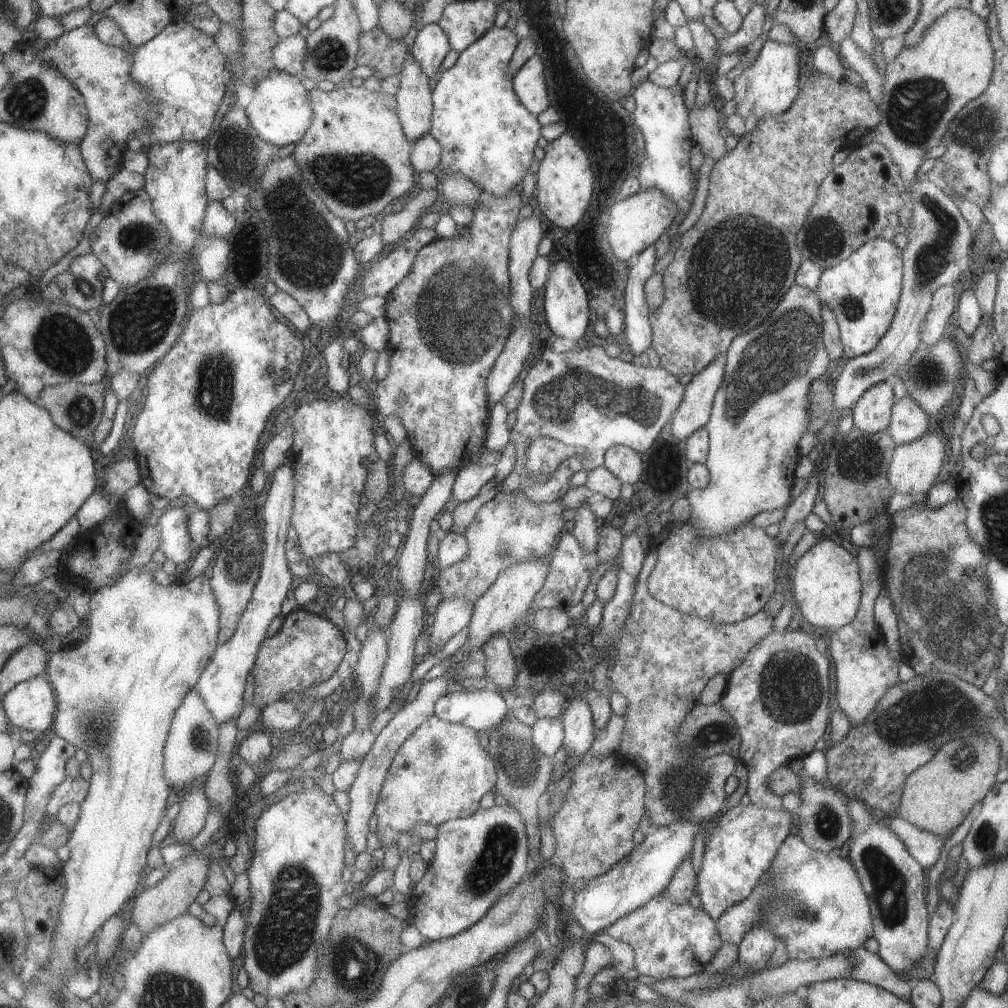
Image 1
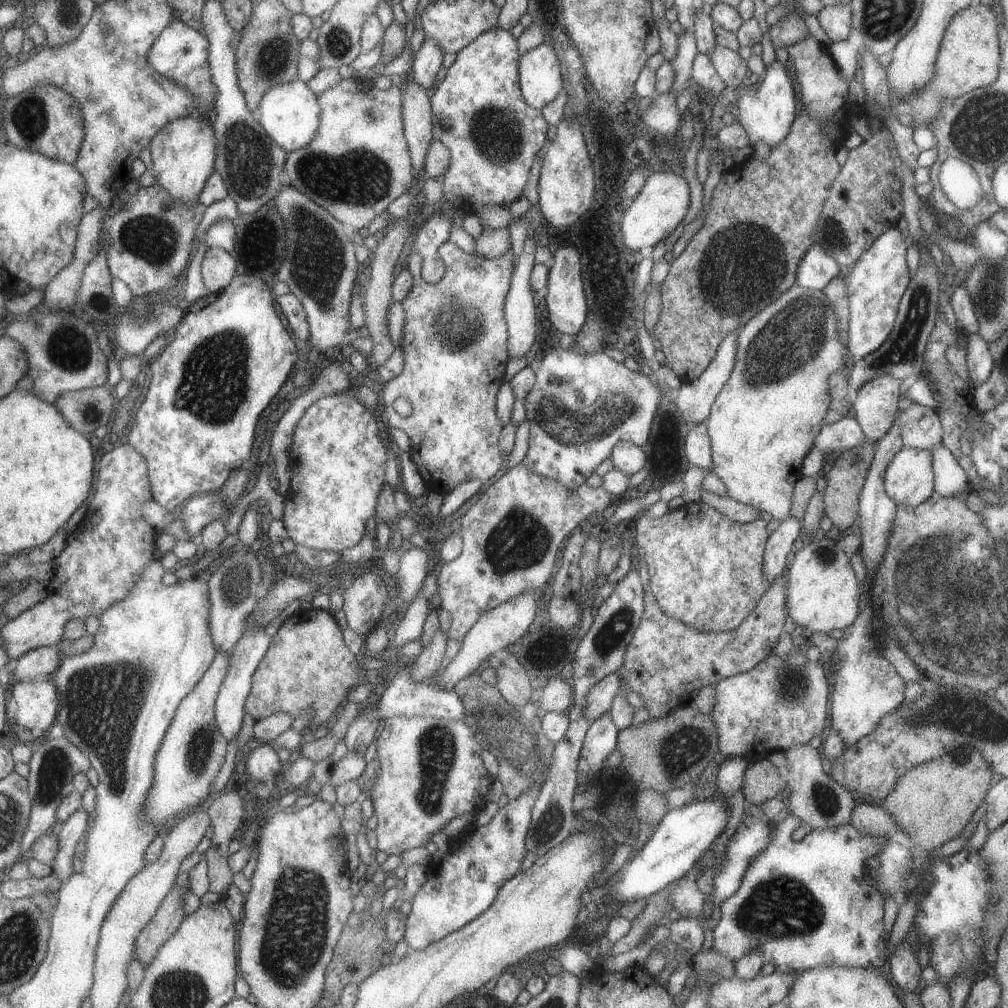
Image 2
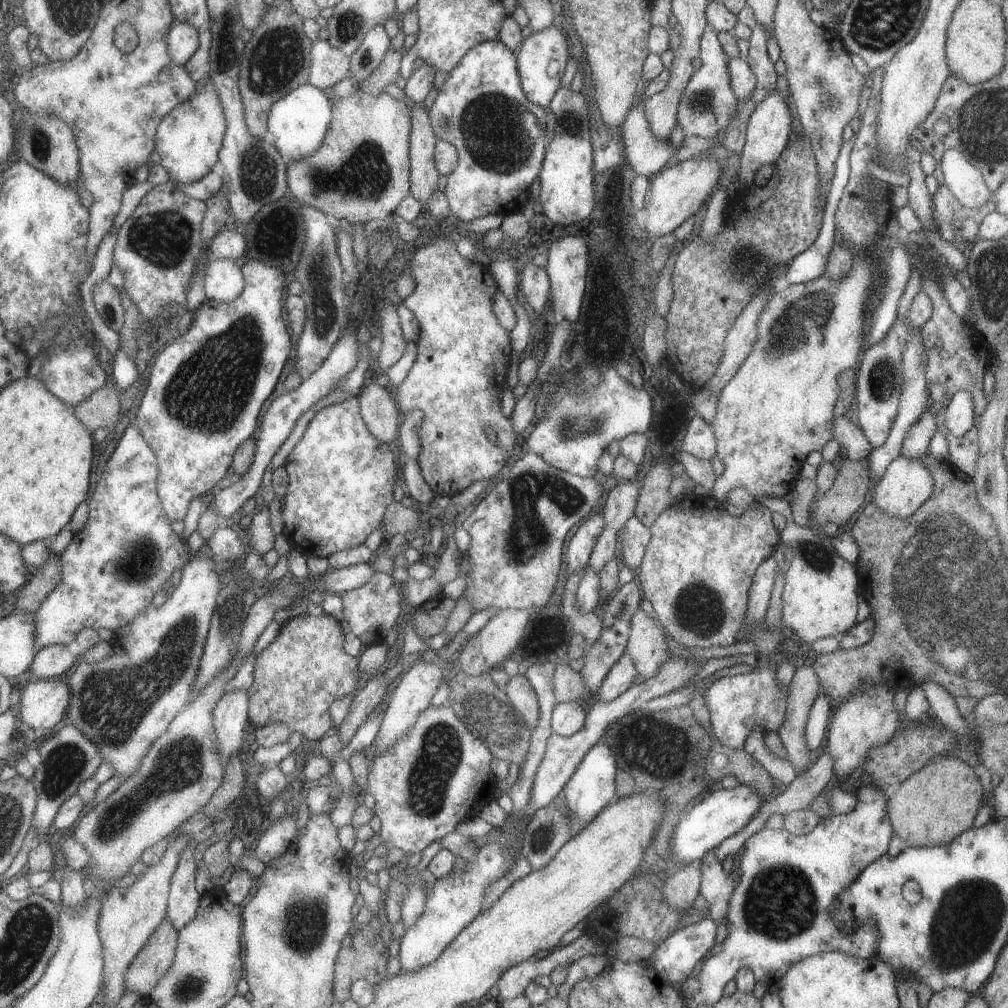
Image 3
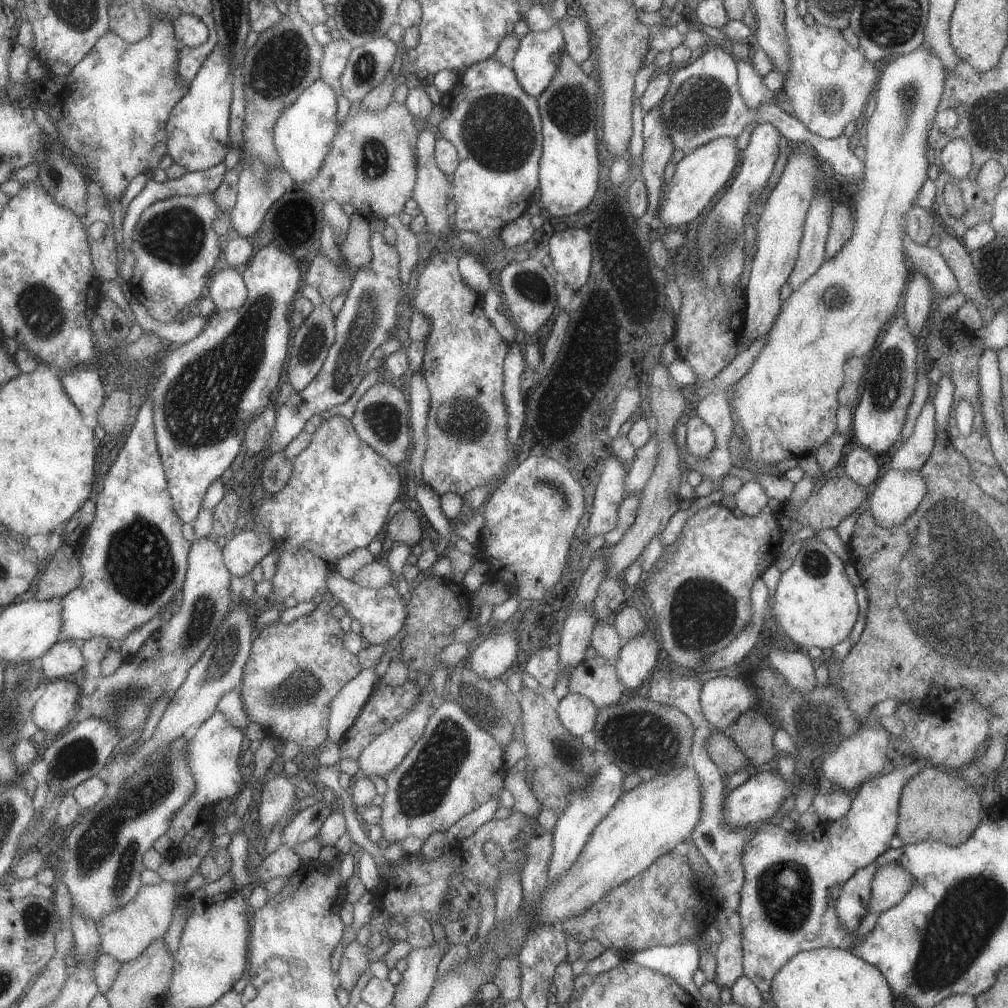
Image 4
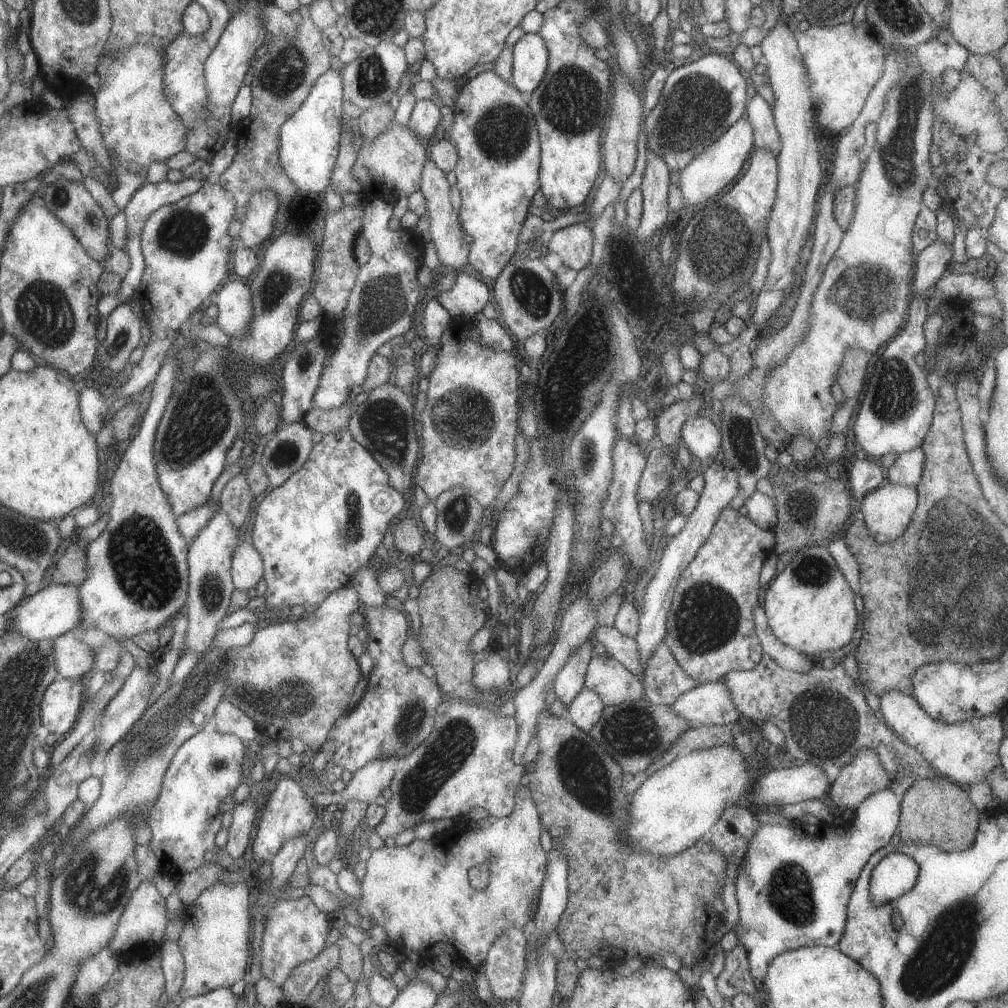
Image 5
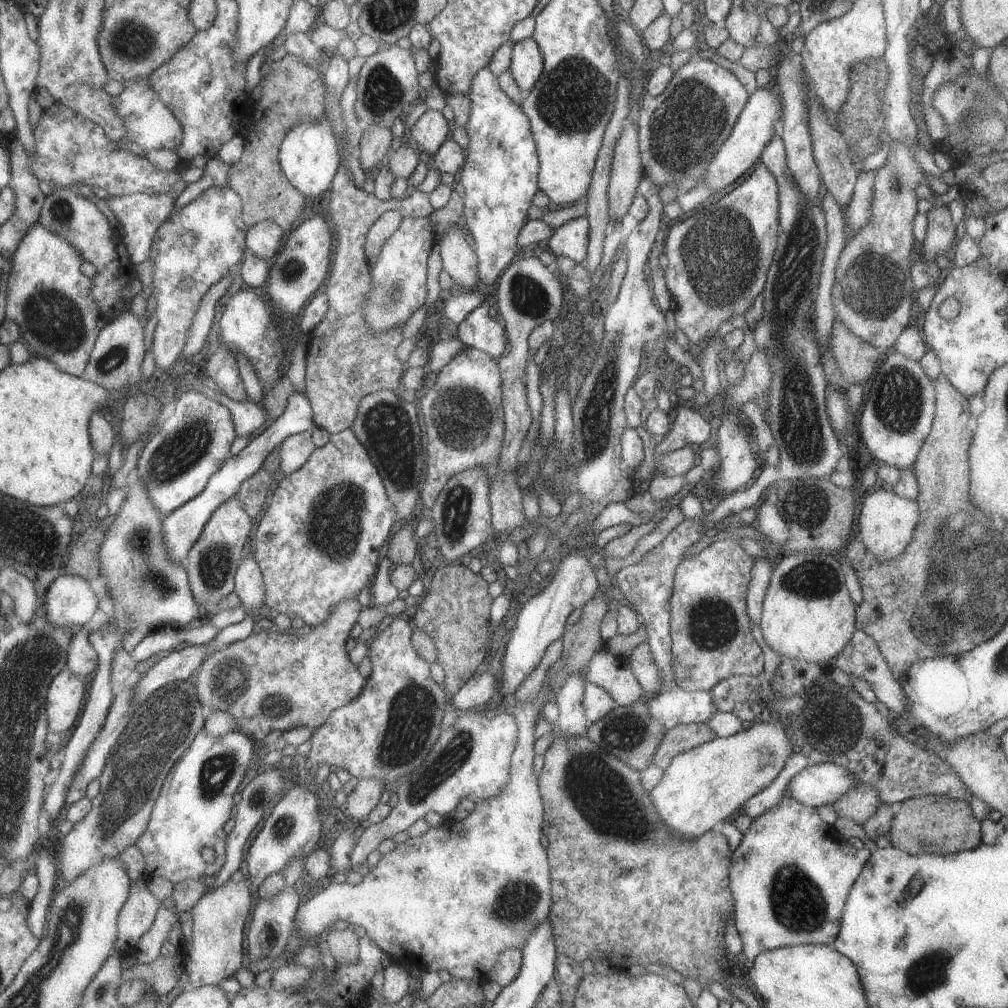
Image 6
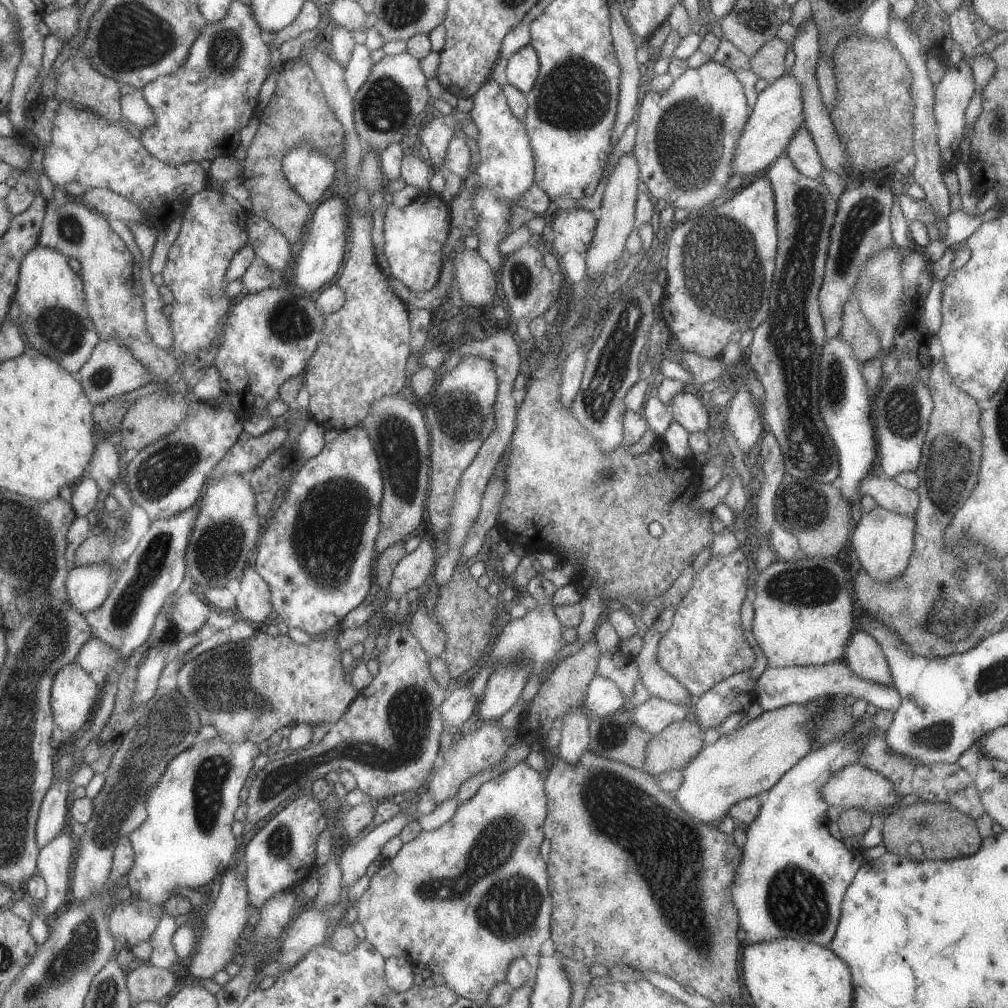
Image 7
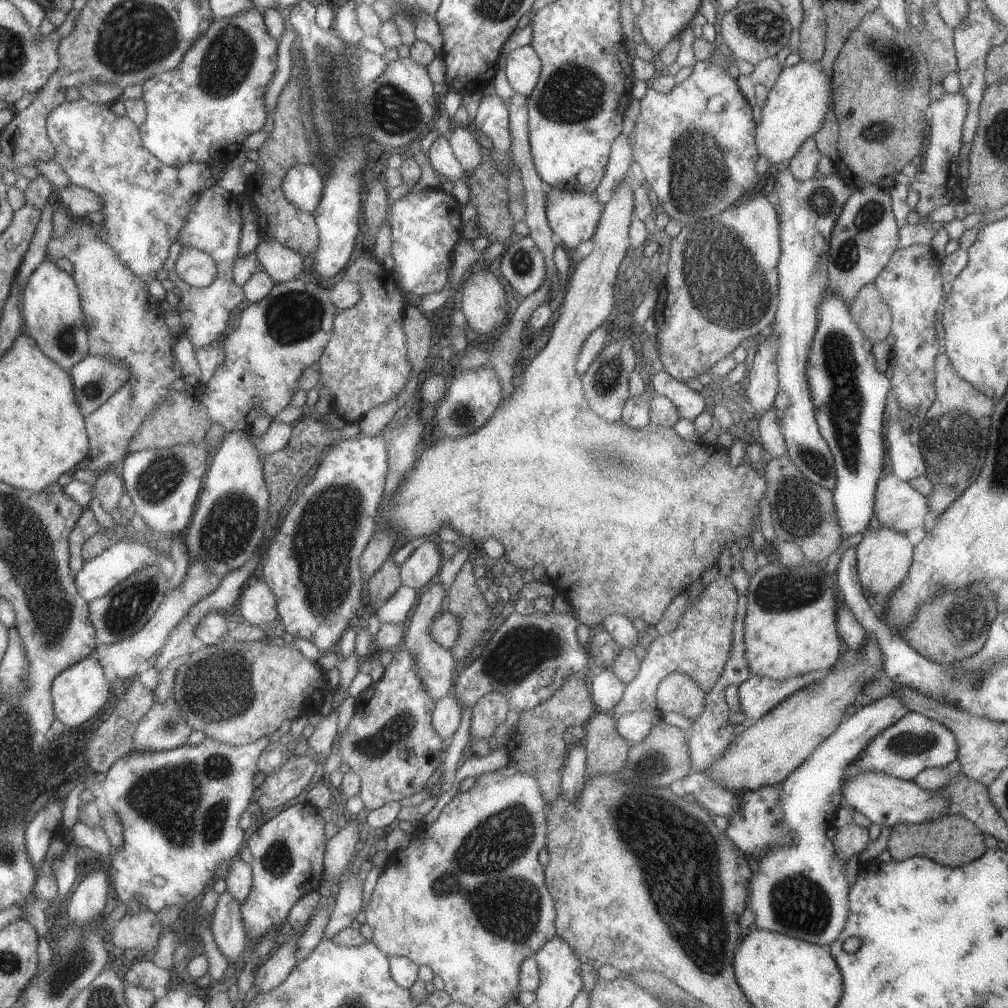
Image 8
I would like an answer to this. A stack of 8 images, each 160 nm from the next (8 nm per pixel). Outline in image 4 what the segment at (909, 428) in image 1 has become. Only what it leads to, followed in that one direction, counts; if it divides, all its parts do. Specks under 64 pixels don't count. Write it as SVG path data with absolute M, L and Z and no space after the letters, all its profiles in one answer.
M931 397L924 400L916 419L913 432L907 441L893 454L888 466L900 471L918 471L929 458L936 435L934 406Z

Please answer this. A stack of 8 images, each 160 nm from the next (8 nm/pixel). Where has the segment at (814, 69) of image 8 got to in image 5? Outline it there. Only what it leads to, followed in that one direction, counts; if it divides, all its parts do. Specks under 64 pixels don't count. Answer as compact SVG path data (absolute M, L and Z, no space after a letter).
M743 114L731 126L728 126L727 130L714 143L711 143L678 172L678 188L685 206L697 206L710 196L717 194L723 186L739 174L743 162L747 160L747 156L750 155L753 148L753 129Z

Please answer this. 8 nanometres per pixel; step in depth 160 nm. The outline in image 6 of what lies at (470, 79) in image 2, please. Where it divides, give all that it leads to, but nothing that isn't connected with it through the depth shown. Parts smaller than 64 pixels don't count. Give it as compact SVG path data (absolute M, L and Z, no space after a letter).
M487 67L479 68L471 78L468 97L470 110L464 126L468 147L456 182L465 191L461 220L465 230L474 238L479 280L485 286L491 286L518 255L516 238L528 219L531 198L538 190L539 163L530 122L521 106L511 102L500 89L497 75Z

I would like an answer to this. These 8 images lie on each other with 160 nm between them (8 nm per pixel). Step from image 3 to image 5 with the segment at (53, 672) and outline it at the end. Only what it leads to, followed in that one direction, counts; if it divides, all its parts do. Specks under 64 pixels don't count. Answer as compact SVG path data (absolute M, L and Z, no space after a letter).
M67 632L53 640L53 654L62 679L79 678L95 665L94 650L75 632Z

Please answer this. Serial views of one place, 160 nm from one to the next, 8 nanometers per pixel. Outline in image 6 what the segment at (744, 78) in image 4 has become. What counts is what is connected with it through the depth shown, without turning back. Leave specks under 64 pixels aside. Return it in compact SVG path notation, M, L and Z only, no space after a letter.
M777 128L761 151L759 160L776 180L779 233L762 290L762 317L751 331L755 348L762 351L772 370L766 421L773 444L778 449L779 464L776 468L781 481L811 477L821 479L836 471L835 466L843 456L827 418L825 395L828 386L812 324L812 304L827 238L826 220L820 200L806 197L790 175L779 132Z

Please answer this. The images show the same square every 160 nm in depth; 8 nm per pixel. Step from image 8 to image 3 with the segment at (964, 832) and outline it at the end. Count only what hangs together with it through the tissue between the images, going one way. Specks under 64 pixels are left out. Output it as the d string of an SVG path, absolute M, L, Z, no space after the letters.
M957 753L943 754L935 762L922 766L891 790L886 804L888 819L893 832L906 842L907 847L946 845L972 827L973 818L983 798L985 798L985 793L981 789L978 774L965 764Z

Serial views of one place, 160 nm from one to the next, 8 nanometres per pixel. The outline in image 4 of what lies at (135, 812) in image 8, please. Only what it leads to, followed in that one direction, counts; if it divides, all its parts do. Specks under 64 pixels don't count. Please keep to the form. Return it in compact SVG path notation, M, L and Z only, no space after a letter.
M219 710L189 735L189 746L185 747L184 751L187 754L189 770L196 782L196 789L190 796L190 800L174 816L166 835L172 840L173 848L170 857L175 864L181 858L195 854L199 844L207 838L207 834L213 832L211 824L215 820L213 808L216 803L238 795L245 788L243 773L241 774L239 768L239 758L243 750L241 746L245 735L242 730L231 726L226 716Z

